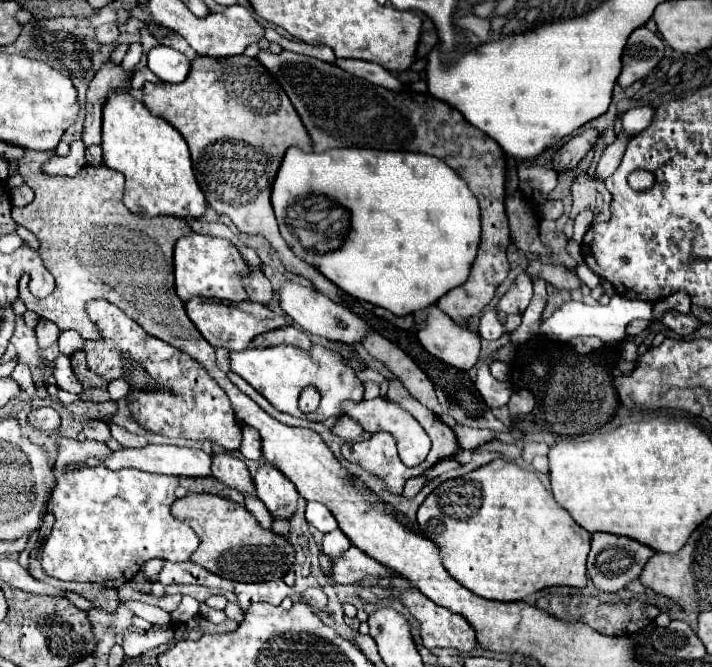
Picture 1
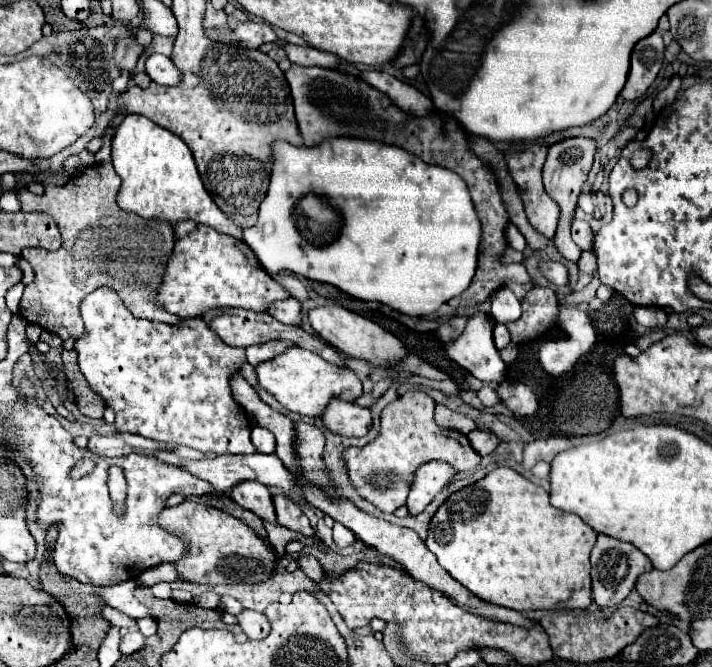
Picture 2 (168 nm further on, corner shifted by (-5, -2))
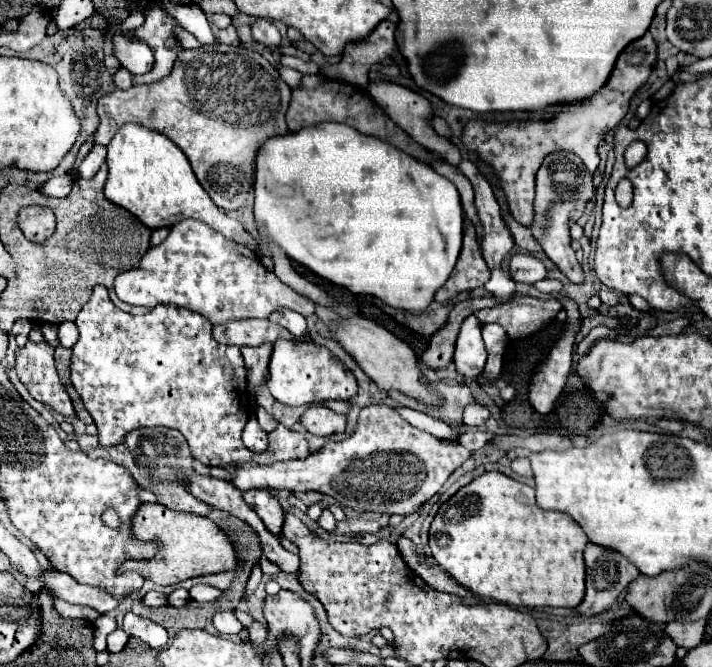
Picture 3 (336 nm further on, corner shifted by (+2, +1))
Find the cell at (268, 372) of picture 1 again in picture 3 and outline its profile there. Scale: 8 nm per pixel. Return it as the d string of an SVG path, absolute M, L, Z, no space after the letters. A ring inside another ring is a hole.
M277 341L269 361L267 389L283 405L311 405L327 399L351 399L357 393L353 373L335 359L329 349L307 341Z

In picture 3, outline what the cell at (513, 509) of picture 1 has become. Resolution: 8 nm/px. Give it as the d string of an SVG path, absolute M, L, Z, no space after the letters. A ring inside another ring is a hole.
M487 471L461 487L437 511L429 529L429 547L435 563L475 595L509 607L577 607L585 597L583 549L587 535L573 517L545 511L535 503L535 489L499 471Z

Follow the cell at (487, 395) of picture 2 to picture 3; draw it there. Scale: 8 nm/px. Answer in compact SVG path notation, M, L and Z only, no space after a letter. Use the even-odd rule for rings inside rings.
M471 403L465 407L465 413L463 413L465 425L483 425L487 419L489 419L489 409L483 407L481 403Z

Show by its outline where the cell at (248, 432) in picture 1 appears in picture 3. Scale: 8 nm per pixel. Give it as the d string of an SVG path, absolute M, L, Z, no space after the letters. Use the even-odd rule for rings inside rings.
M251 417L249 423L243 429L243 443L251 449L251 451L265 451L267 449L267 433L259 427L257 419Z

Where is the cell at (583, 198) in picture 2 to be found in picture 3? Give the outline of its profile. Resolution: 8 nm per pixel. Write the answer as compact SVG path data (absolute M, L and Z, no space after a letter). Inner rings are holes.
M645 33L641 39L629 43L623 53L619 55L613 75L609 77L607 85L593 95L593 99L585 99L579 103L569 105L551 121L527 121L527 123L483 123L483 121L469 121L463 131L463 143L469 151L475 151L481 161L493 167L497 177L501 179L501 187L505 191L509 211L513 217L531 227L533 223L533 199L535 199L535 173L541 167L547 153L563 149L563 145L571 145L573 153L579 153L583 163L593 175L599 165L597 147L605 139L609 131L613 131L619 121L625 117L629 109L629 99L633 93L649 79L649 73L657 59L657 45L651 33Z

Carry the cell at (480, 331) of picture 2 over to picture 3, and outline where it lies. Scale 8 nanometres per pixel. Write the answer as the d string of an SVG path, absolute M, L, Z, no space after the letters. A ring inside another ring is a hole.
M469 315L467 321L461 325L455 343L453 363L461 375L473 379L483 371L485 361L487 361L487 351L481 339L481 321L475 315Z

